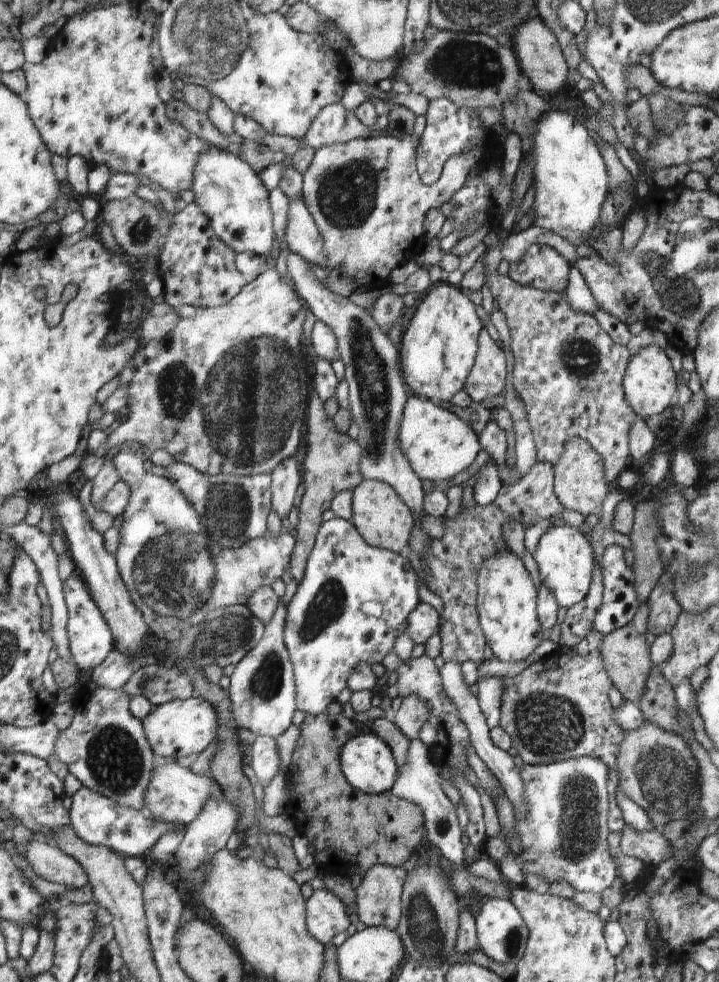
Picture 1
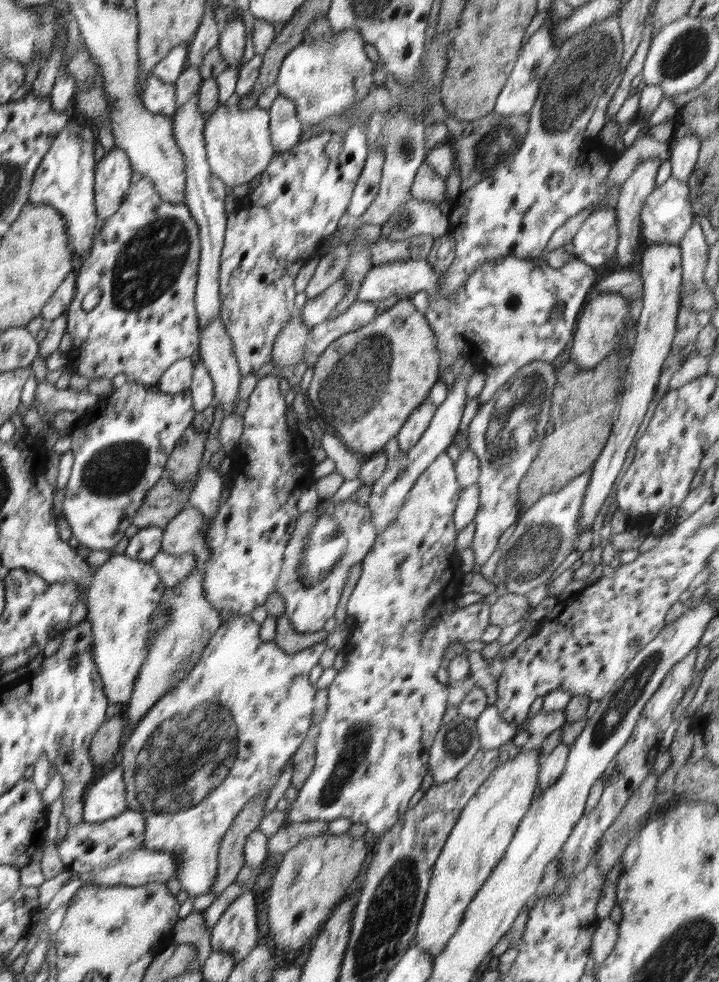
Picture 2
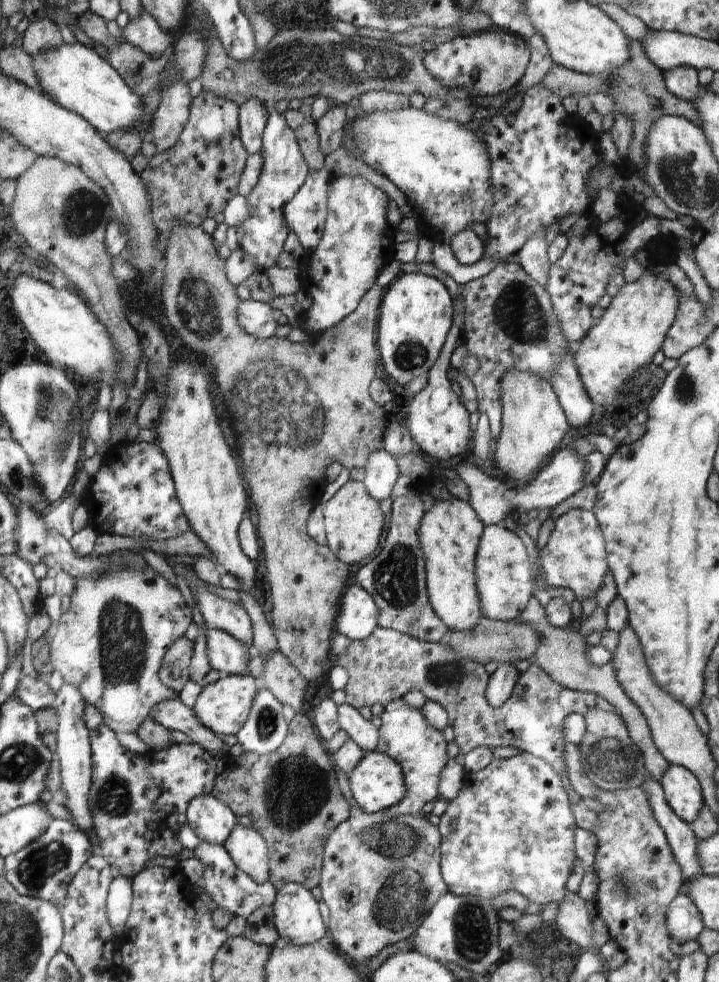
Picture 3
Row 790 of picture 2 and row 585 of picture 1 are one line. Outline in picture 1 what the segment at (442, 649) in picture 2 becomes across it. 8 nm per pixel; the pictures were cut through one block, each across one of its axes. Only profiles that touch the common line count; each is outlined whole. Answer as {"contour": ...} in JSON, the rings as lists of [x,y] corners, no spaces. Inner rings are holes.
{"contour":[[[333,517],[322,522],[306,561],[304,576],[286,606],[283,641],[293,664],[298,710],[314,716],[324,712],[347,687],[348,675],[360,661],[372,665],[392,652],[396,641],[394,631],[420,602],[416,577],[405,556],[366,544],[349,521]]]}

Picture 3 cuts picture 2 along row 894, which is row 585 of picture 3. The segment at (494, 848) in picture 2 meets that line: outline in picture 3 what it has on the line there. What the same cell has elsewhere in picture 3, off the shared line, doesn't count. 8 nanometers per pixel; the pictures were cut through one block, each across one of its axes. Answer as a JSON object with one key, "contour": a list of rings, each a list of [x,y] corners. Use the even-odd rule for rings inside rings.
{"contour":[[[446,494],[425,512],[418,527],[425,556],[428,600],[450,632],[470,630],[482,618],[474,569],[483,530],[483,524],[468,501]]]}

